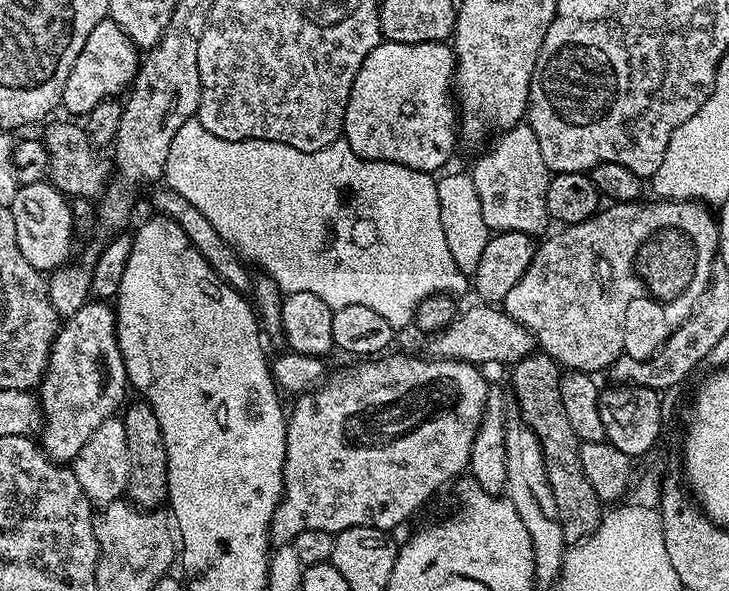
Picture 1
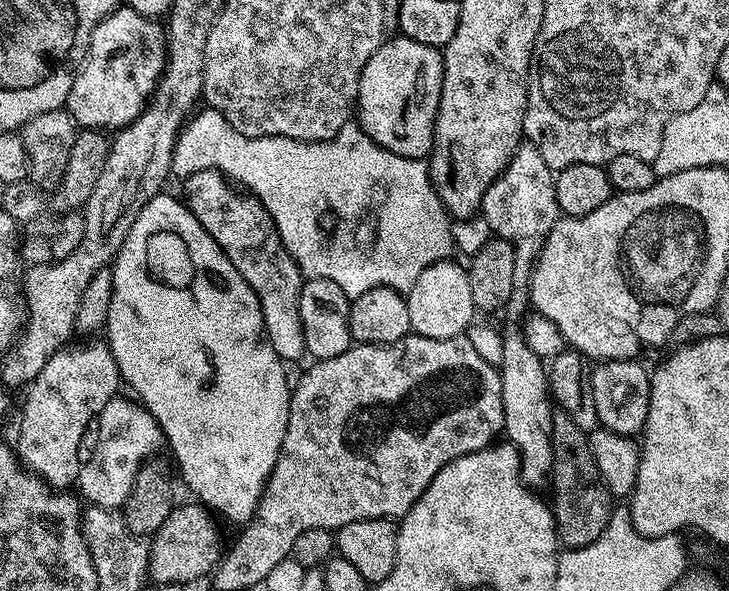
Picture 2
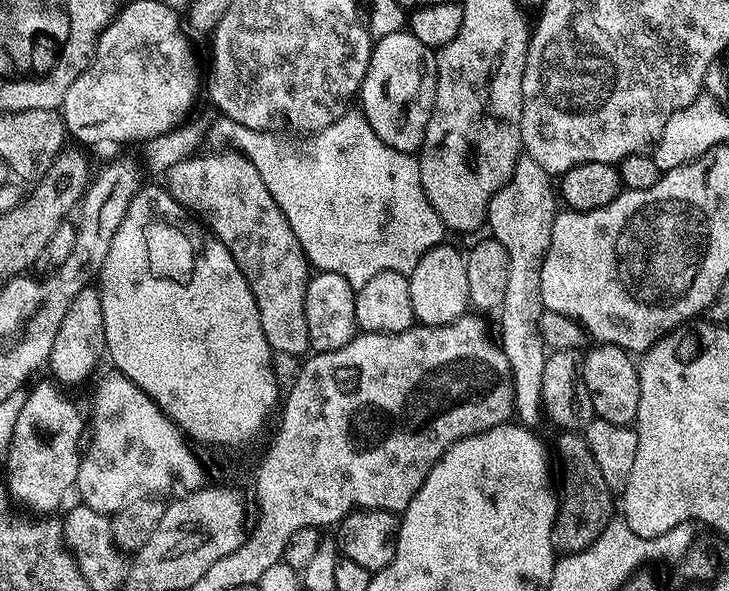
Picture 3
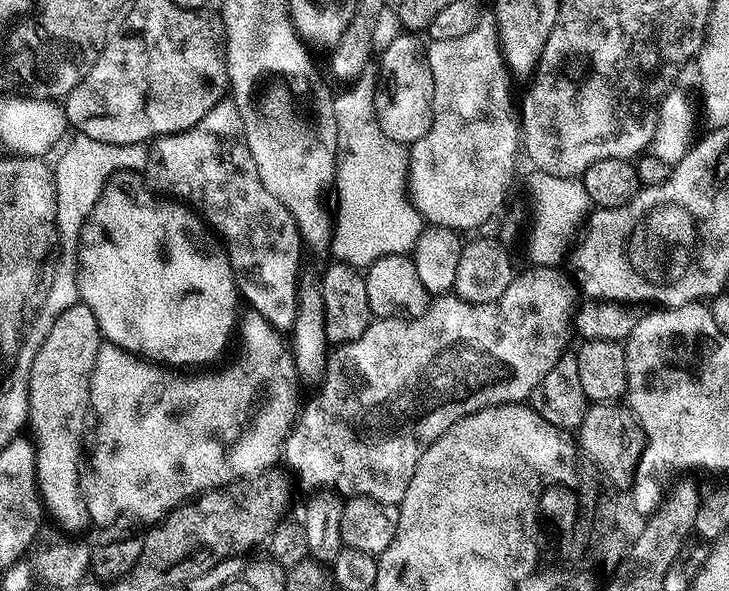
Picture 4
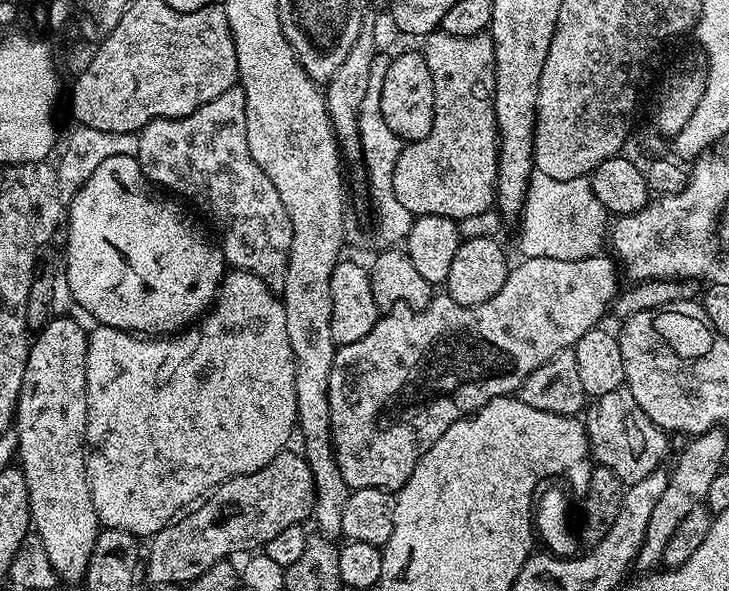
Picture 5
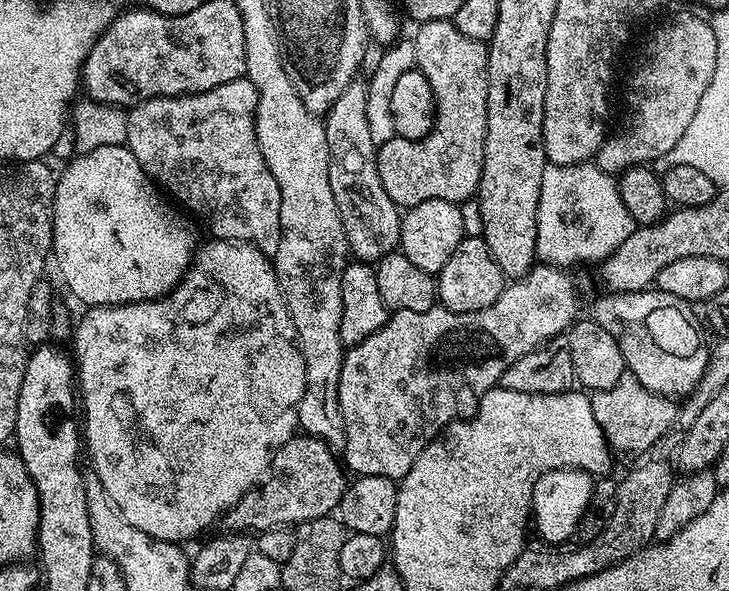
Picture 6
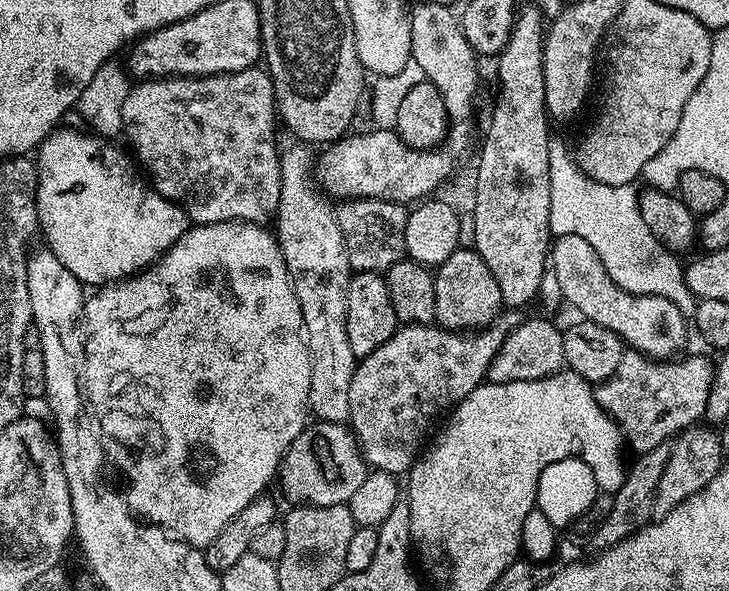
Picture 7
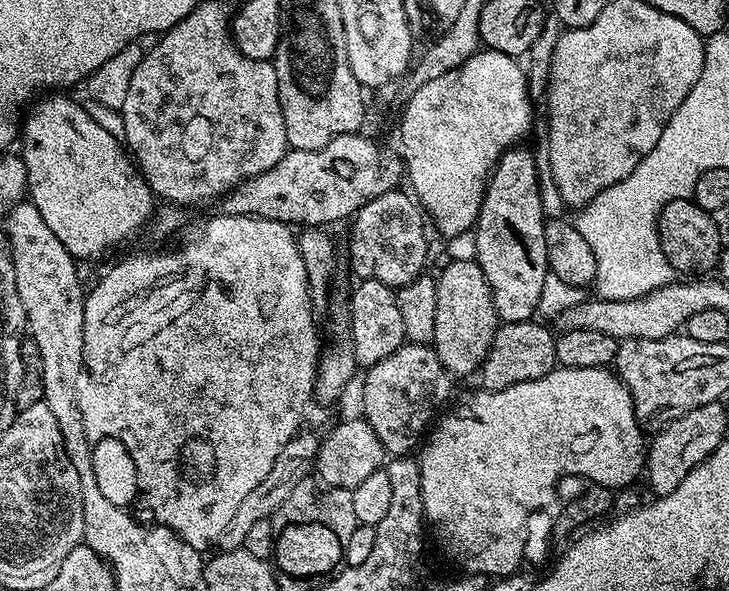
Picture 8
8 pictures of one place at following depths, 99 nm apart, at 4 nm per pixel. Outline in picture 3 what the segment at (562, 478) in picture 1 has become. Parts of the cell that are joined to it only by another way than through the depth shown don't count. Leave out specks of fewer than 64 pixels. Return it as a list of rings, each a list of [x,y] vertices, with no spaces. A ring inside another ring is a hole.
[[[580,432],[559,433],[556,440],[554,456],[560,459],[560,472],[564,475],[564,485],[558,488],[558,507],[556,521],[552,527],[552,547],[557,553],[581,552],[586,550],[606,530],[606,526],[614,518],[612,500],[614,493],[606,486],[606,478],[602,478],[602,470],[598,470],[598,462],[594,462],[594,454],[590,454],[590,446]]]

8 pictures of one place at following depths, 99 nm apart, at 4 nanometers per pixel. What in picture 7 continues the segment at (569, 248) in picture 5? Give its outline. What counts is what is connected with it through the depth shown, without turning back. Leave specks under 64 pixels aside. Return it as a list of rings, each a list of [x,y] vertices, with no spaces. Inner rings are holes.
[[[556,142],[549,143],[550,154],[550,218],[548,231],[553,237],[576,234],[594,246],[594,254],[602,258],[606,274],[614,278],[622,290],[639,296],[665,296],[673,300],[685,314],[696,311],[697,299],[684,282],[685,265],[667,251],[650,234],[642,222],[640,197],[632,184],[610,186],[590,178],[577,168],[575,159]]]

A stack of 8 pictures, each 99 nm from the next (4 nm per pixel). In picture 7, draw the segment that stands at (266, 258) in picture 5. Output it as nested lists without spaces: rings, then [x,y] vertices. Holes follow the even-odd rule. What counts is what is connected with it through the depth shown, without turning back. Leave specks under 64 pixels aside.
[[[263,67],[217,76],[141,79],[133,83],[126,94],[122,122],[122,136],[132,143],[131,151],[152,187],[183,208],[193,225],[231,220],[267,225],[275,217],[280,201],[280,148],[276,144],[278,113],[272,78]]]

